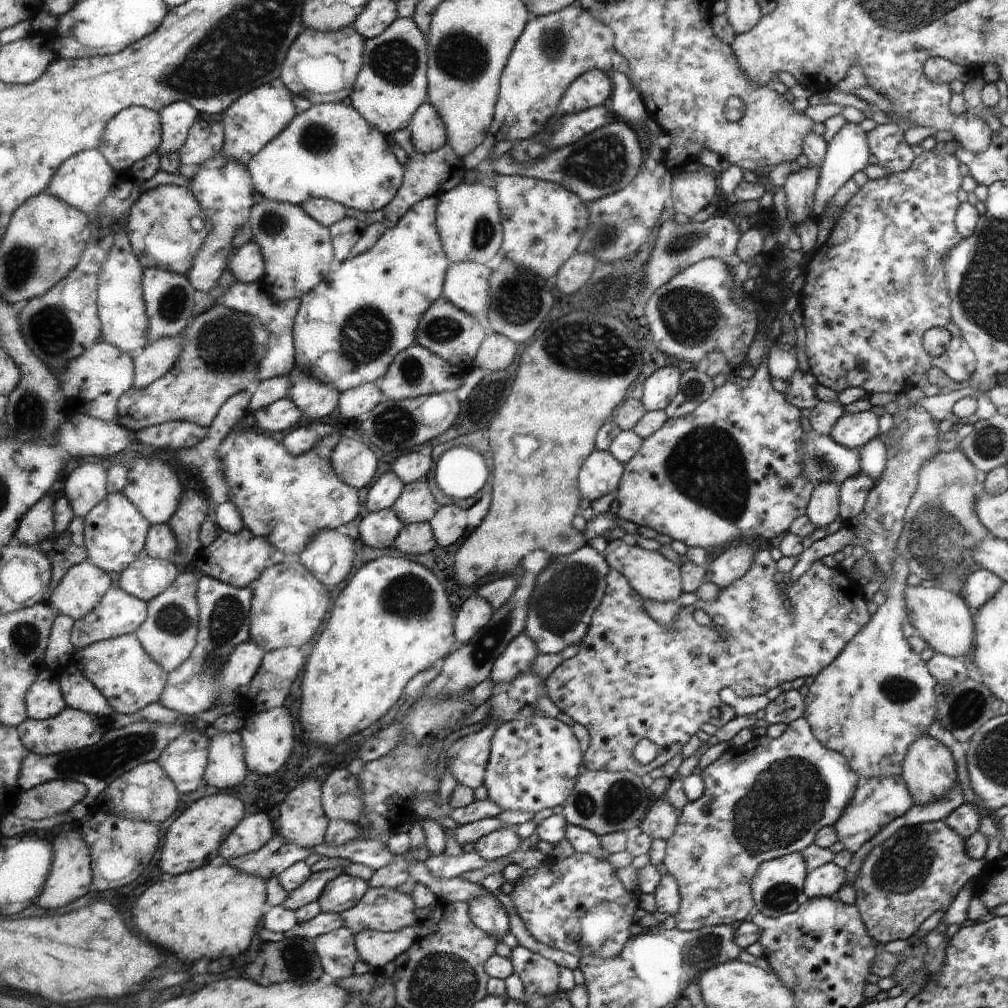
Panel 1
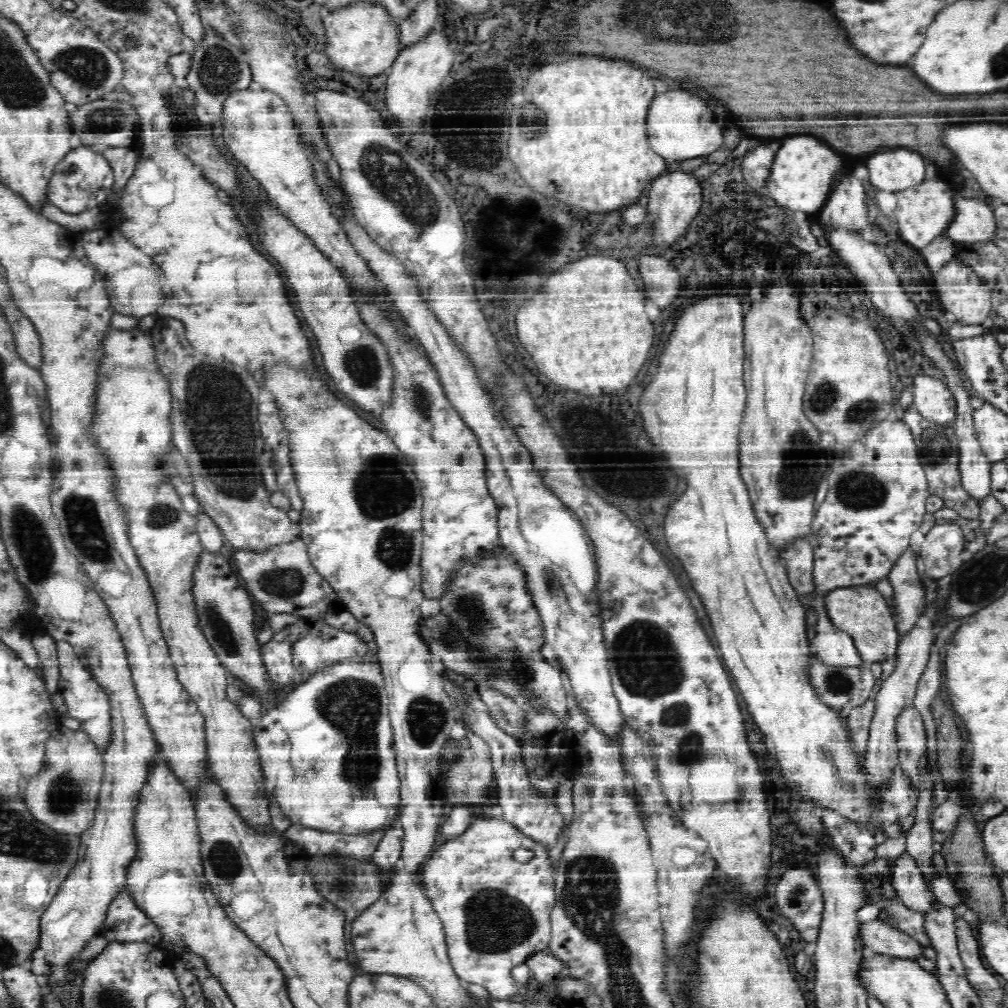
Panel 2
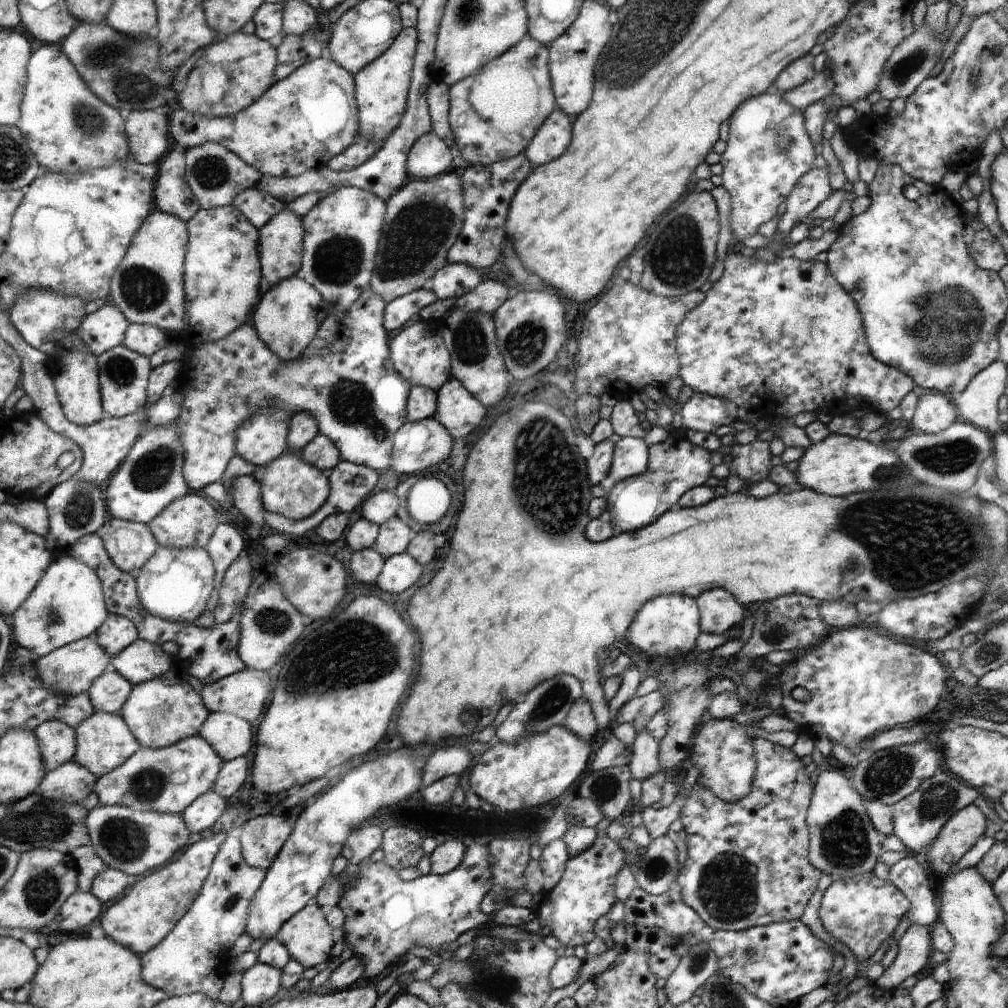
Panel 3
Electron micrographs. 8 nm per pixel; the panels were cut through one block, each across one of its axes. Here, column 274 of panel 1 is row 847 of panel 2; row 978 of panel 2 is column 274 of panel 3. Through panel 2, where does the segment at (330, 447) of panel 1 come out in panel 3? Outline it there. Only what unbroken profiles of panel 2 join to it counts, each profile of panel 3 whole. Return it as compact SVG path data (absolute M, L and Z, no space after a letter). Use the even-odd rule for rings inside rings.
M287 450L277 462L257 468L253 476L259 476L263 482L263 500L267 512L287 516L291 520L307 520L309 516L315 516L331 498L333 486L325 472L321 472L317 466L311 466L303 460L303 454ZM267 470L267 472L265 472ZM265 472L265 474L263 474Z

